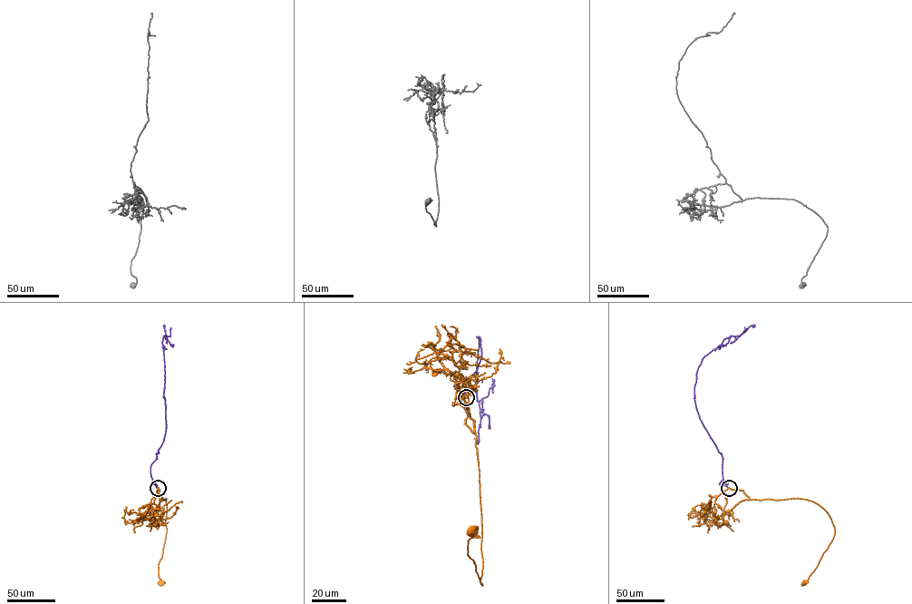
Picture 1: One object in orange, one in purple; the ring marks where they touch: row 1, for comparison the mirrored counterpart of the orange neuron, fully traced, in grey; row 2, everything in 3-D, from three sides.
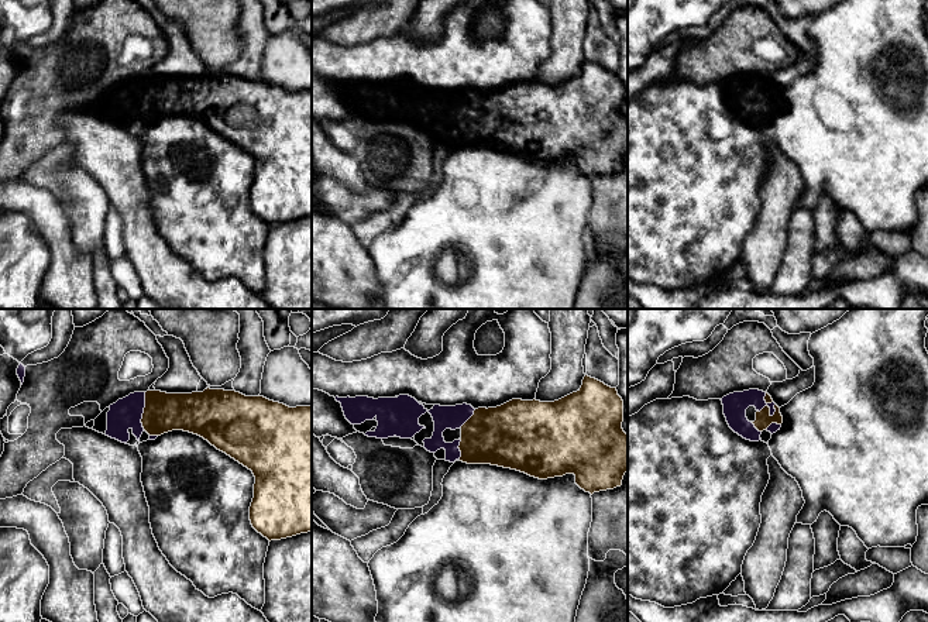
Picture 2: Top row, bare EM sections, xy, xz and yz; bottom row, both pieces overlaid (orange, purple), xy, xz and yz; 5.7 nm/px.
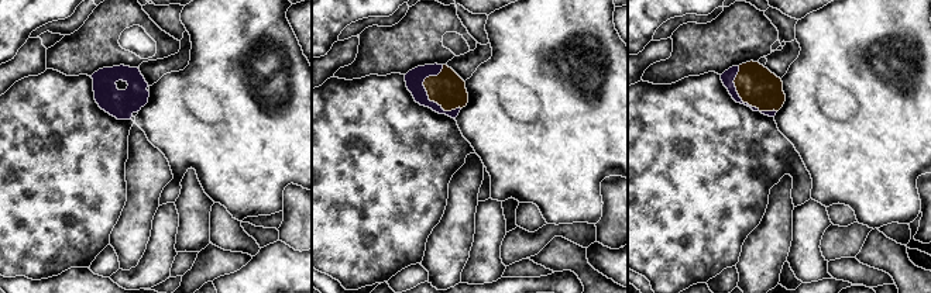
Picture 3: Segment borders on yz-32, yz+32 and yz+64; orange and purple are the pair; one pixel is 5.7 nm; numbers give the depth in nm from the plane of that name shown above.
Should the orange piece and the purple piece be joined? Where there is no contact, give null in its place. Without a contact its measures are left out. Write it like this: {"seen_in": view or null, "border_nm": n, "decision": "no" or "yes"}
{"seen_in": "yz", "border_nm": 150, "decision": "yes"}

